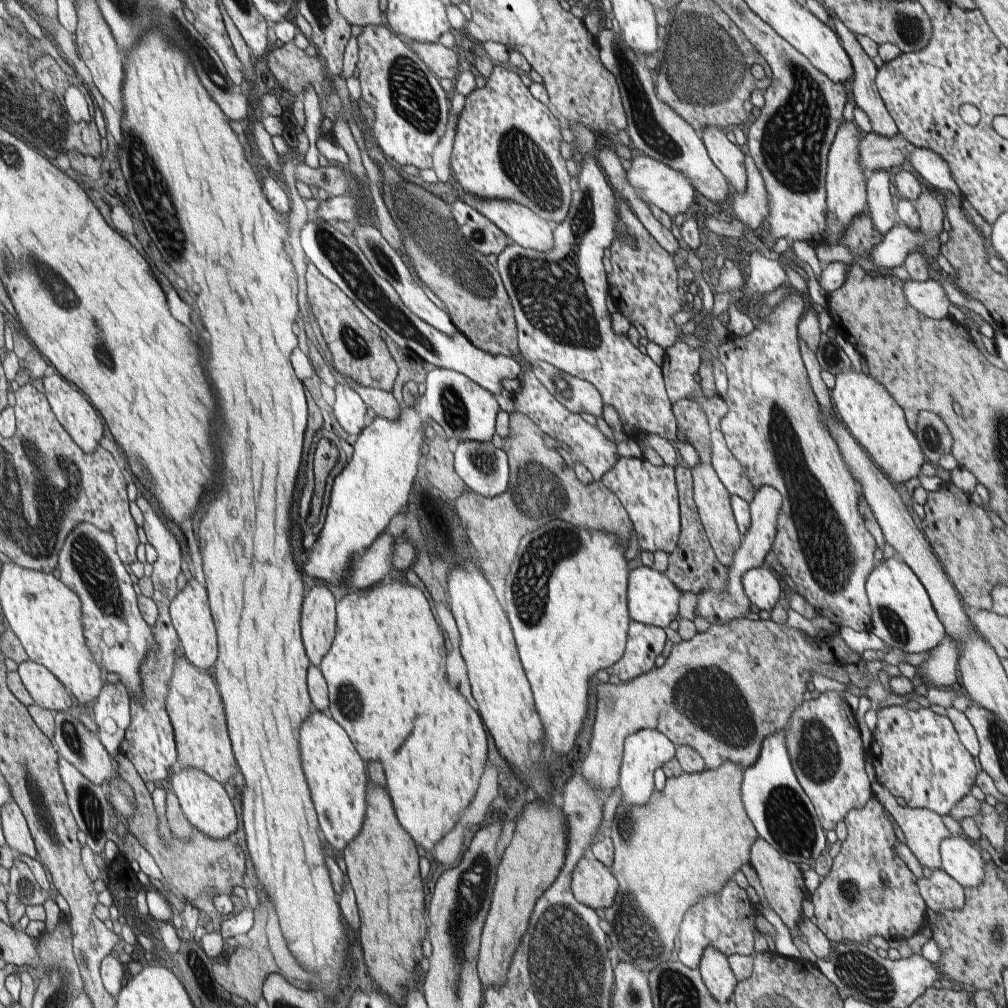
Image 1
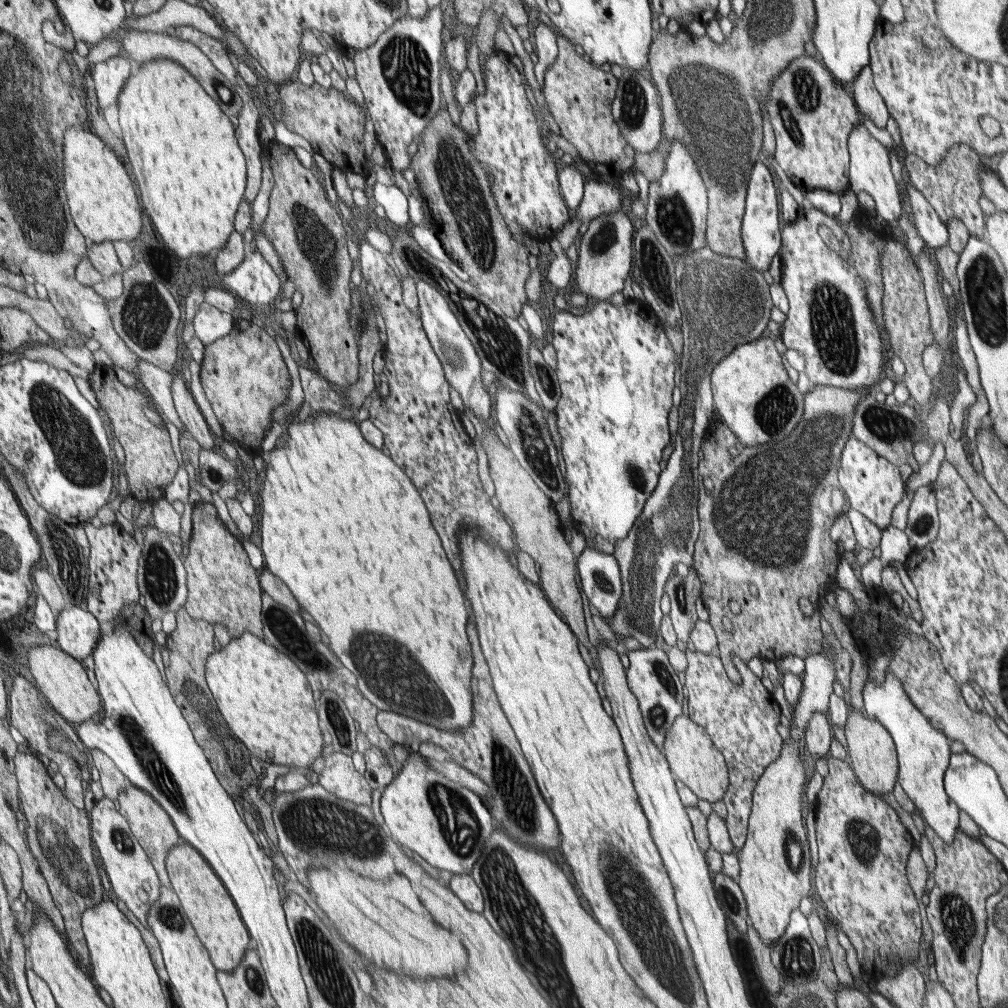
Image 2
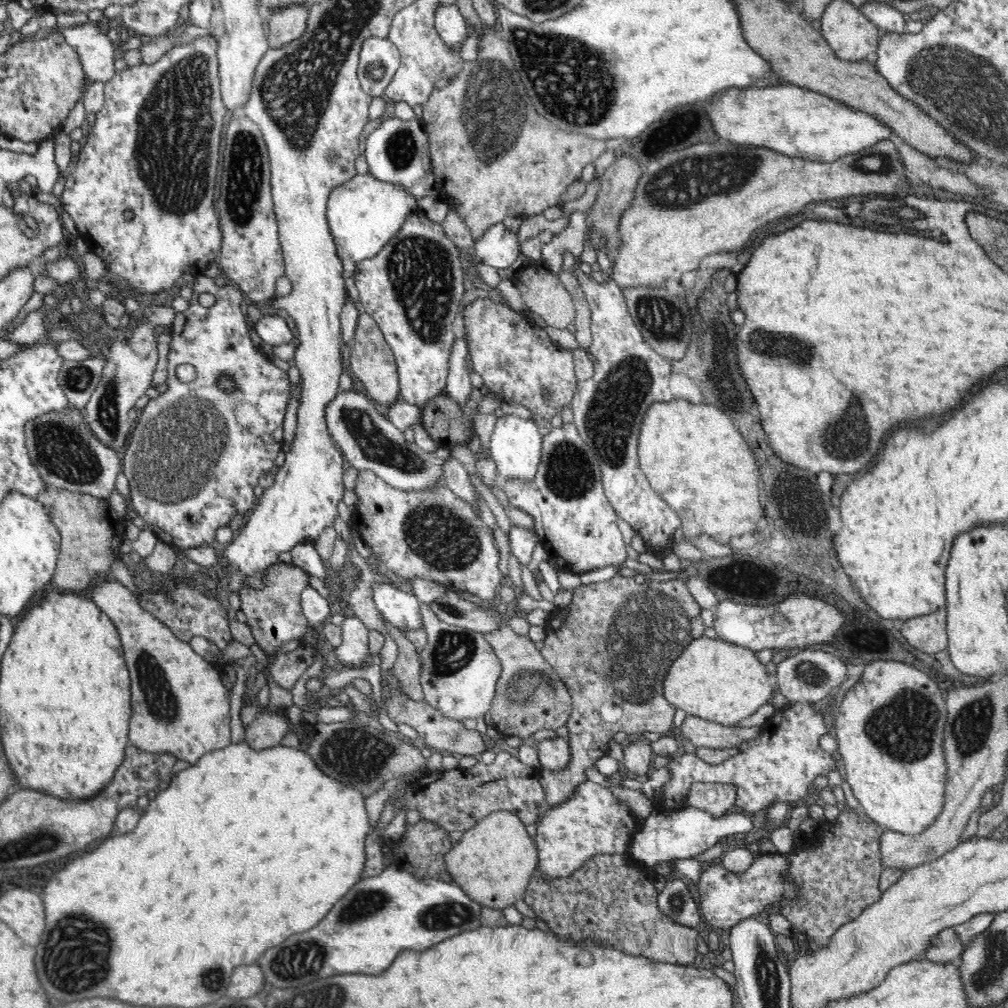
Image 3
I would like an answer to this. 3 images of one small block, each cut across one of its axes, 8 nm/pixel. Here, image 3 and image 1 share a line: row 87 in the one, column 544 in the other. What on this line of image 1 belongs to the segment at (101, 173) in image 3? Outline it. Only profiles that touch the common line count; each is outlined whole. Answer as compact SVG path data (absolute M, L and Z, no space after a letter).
M495 66L491 76L485 80L483 88L475 88L463 104L457 118L455 140L451 150L451 184L459 188L465 200L505 200L517 202L529 208L543 220L561 224L571 206L569 178L565 170L565 160L559 156L557 144L559 128L563 128L561 118L551 110L551 106L537 102L527 86L521 84L519 72L509 66Z

